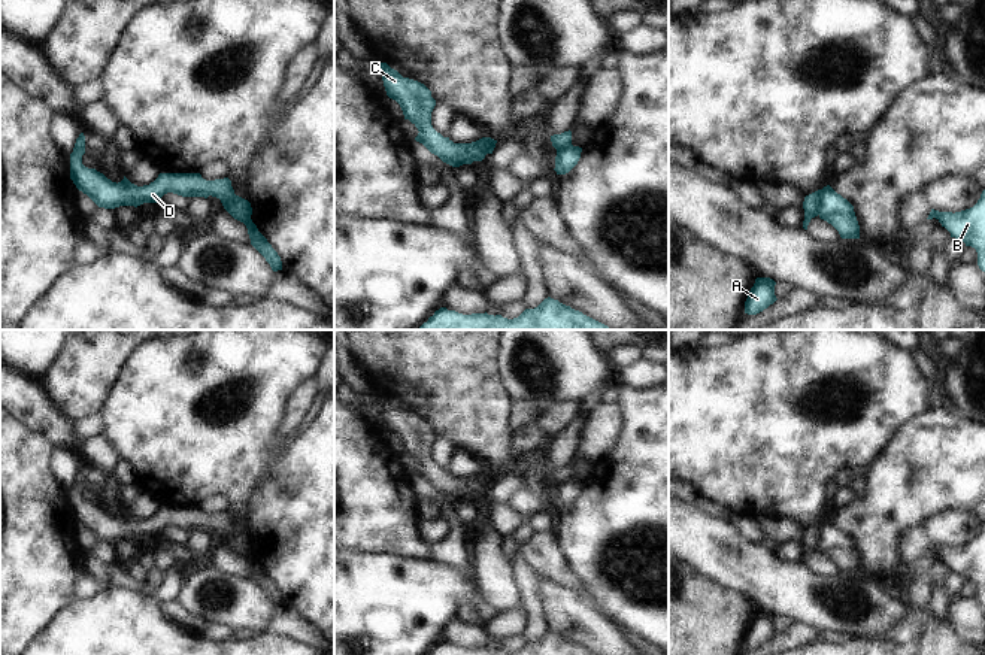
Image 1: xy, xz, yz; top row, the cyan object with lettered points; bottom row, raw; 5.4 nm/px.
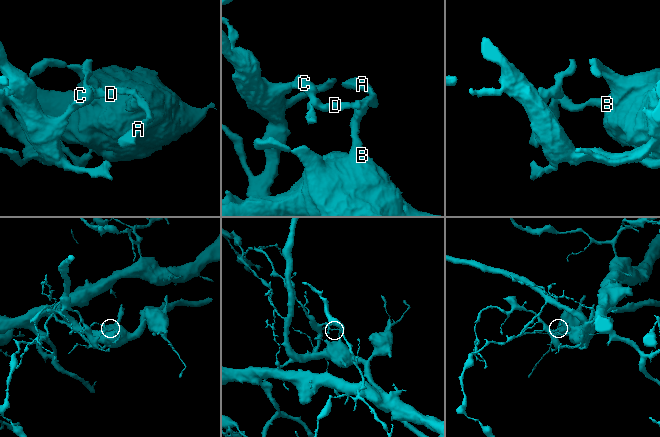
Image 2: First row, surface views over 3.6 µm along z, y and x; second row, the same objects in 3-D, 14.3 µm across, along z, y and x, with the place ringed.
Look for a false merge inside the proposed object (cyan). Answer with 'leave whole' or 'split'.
split

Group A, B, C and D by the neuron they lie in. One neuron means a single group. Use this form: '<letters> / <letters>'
A C D / B

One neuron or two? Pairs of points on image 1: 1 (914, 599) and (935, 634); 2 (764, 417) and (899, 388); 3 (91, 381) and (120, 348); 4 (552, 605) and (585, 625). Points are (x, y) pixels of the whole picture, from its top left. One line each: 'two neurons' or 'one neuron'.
1: one neuron
2: one neuron
3: one neuron
4: one neuron

